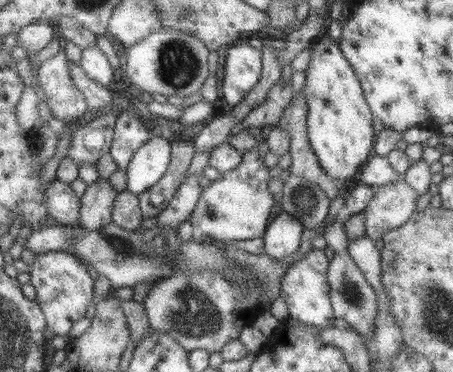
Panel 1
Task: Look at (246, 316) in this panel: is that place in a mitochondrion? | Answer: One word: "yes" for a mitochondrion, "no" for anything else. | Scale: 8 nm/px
yes

